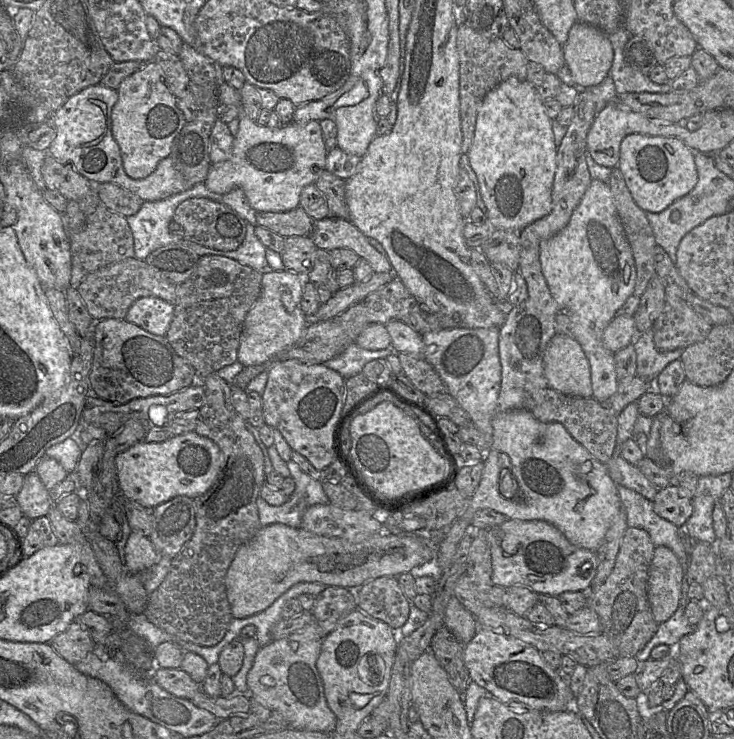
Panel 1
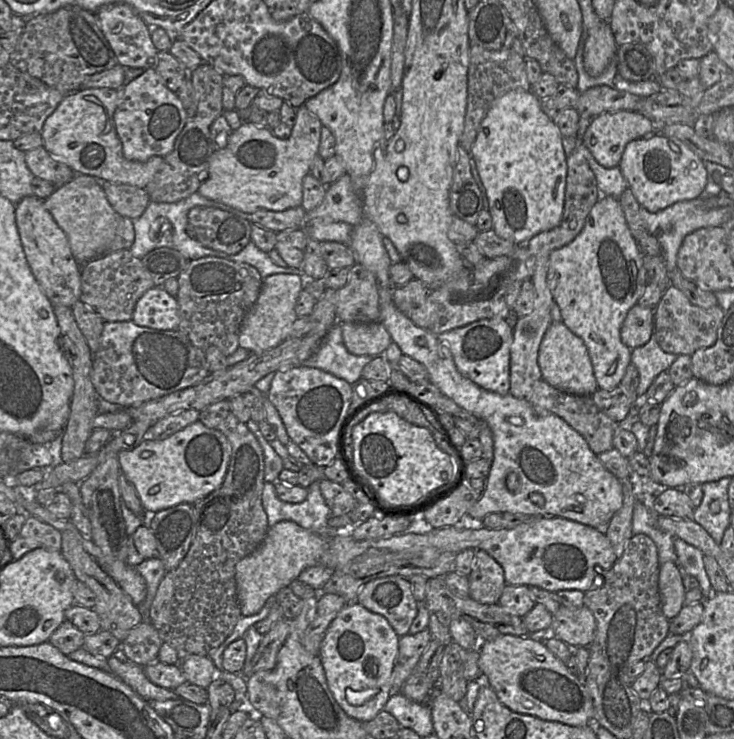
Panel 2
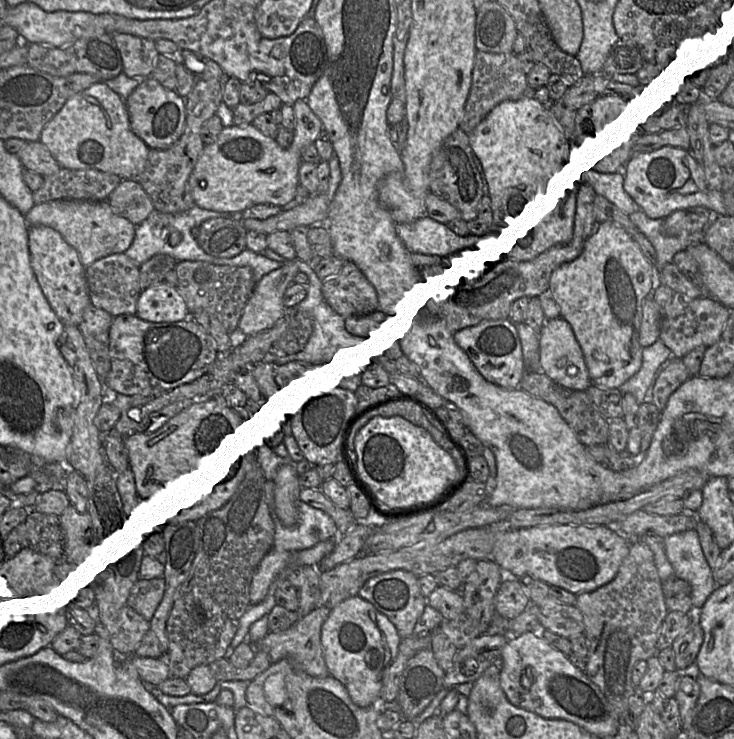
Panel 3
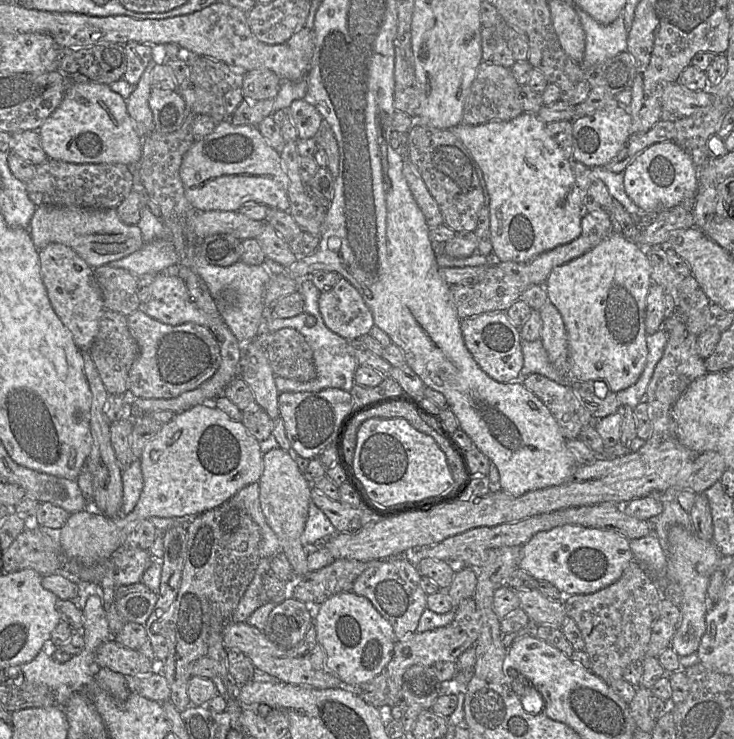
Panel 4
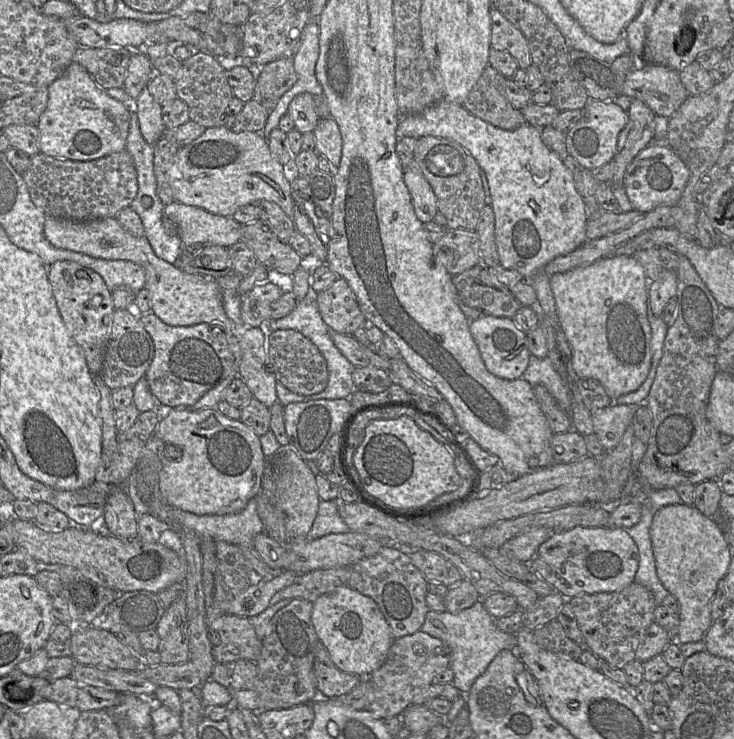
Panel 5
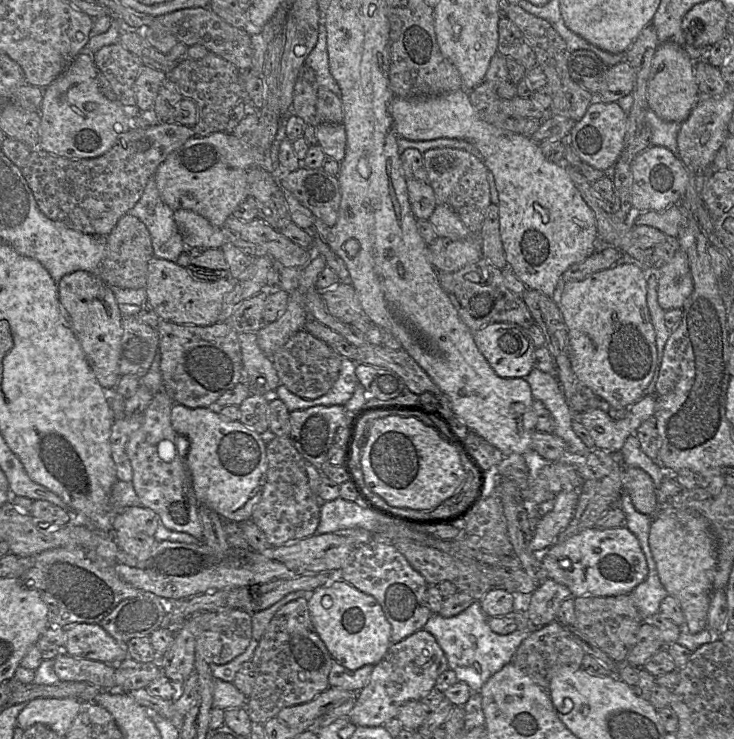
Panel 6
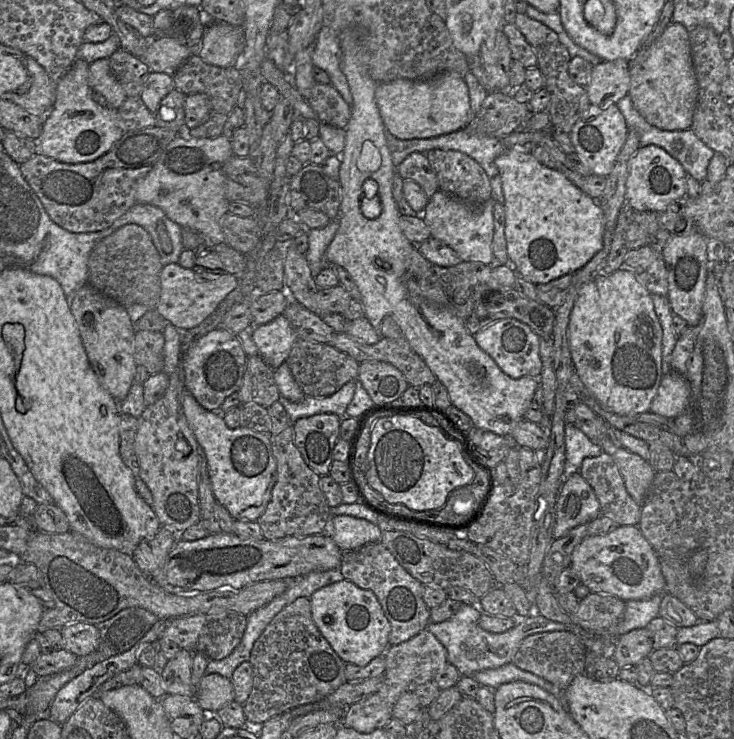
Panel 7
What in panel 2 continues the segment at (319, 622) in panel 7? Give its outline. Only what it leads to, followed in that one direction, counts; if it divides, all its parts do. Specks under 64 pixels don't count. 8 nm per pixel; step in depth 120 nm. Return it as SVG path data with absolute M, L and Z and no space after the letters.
M357 601L348 602L330 623L320 644L319 657L329 690L349 717L367 722L384 709L390 698L391 675L398 654L399 638L385 617L369 611Z

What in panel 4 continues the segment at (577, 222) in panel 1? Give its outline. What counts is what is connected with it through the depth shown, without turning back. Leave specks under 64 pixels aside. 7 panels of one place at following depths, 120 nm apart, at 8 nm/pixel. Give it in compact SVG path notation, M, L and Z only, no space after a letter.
M616 231L585 254L551 271L544 287L548 300L558 309L566 327L572 380L603 380L615 393L638 381L648 356L645 316L651 285L651 265L644 248Z

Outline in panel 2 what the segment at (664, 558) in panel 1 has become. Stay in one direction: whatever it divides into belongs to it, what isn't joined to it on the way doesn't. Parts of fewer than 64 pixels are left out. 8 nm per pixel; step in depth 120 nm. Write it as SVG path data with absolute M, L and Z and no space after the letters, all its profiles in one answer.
M668 561L660 564L658 589L661 610L667 619L675 617L684 606L684 586L675 563Z

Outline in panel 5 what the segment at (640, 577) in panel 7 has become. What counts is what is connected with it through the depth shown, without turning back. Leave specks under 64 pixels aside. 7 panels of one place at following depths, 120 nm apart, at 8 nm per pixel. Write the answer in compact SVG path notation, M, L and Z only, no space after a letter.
M582 527L556 532L542 543L530 562L530 570L540 575L566 600L580 594L615 592L635 580L639 554L626 529Z

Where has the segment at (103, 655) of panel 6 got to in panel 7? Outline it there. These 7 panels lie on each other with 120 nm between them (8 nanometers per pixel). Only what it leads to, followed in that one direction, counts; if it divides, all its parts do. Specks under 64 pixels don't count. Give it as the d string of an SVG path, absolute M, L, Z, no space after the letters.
M75 622L65 625L60 630L63 637L63 649L77 657L86 656L98 647L99 630L96 625Z

